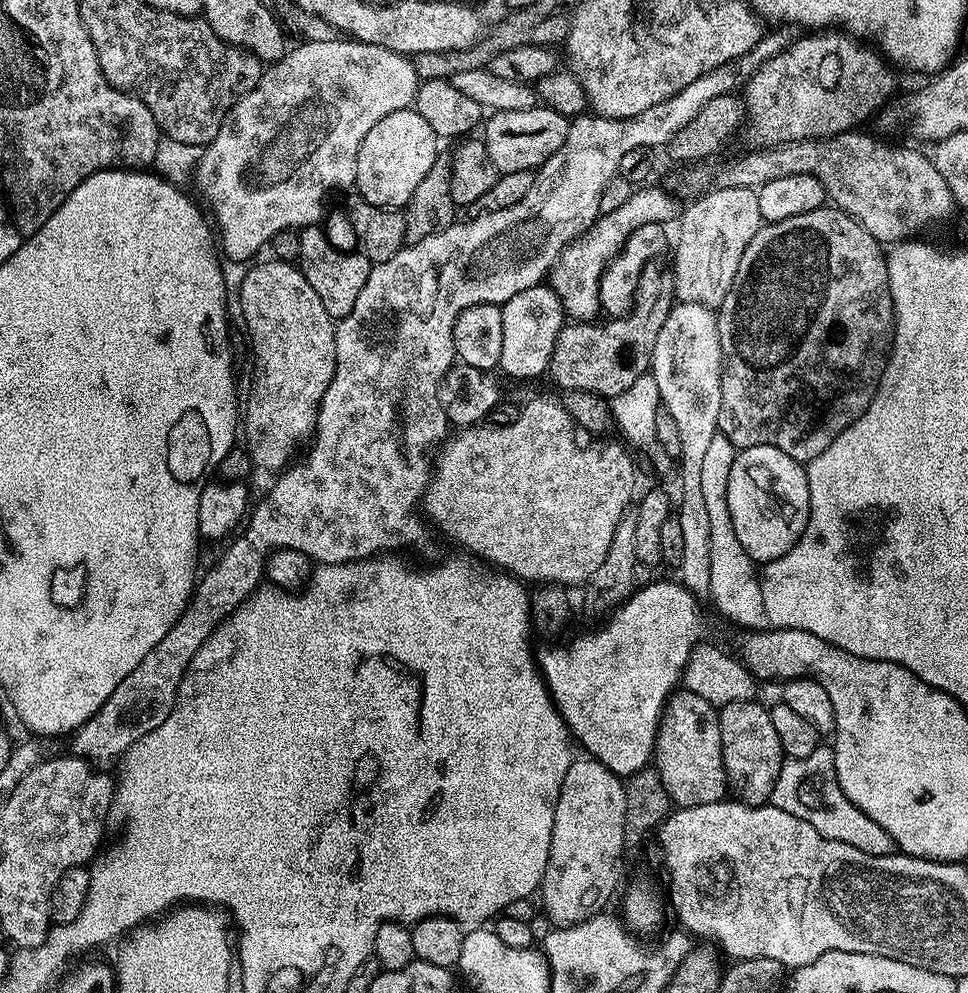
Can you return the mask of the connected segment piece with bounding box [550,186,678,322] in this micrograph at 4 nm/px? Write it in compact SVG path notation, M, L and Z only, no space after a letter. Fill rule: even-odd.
M637 187L626 200L626 204L618 206L618 210L605 212L591 224L578 239L567 244L563 253L556 260L550 273L550 286L558 294L565 313L576 322L592 322L597 319L596 312L600 306L600 279L607 270L609 262L622 250L626 238L638 226L647 224L667 225L668 220L675 221L678 216L677 201L673 193L660 188ZM676 203L676 204L675 204Z

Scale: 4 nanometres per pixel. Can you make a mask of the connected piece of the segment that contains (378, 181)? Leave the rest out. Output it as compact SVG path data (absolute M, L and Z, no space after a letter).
M411 107L386 114L386 118L382 118L378 126L372 127L366 138L362 138L362 146L358 150L355 191L366 202L379 208L403 209L418 187L418 182L422 182L430 166L434 166L438 155L436 144L438 137L434 130L430 130L426 118Z

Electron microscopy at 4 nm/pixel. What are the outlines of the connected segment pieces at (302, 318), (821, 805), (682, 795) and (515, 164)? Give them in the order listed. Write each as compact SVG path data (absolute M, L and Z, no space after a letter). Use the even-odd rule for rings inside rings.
M268 258L265 264L255 264L253 263L247 269L245 281L242 282L240 292L242 314L244 315L242 324L244 328L248 327L248 336L252 339L252 356L256 359L256 381L252 384L252 393L248 396L248 405L245 408L243 405L242 408L242 436L243 439L244 436L248 439L246 447L248 453L252 456L252 463L257 469L276 468L275 470L283 470L288 467L290 461L297 455L295 444L299 440L307 441L312 433L316 431L316 415L320 409L322 398L326 394L326 386L330 386L336 369L336 324L332 316L326 314L326 306L322 306L321 300L318 299L318 294L314 294L314 286L310 286L310 282L306 282L303 272L300 271L296 264L286 264L284 261L275 258Z
M821 746L810 754L810 758L785 759L778 782L774 782L770 803L778 810L786 810L786 814L794 814L794 818L802 818L802 822L810 822L810 826L826 838L846 842L846 846L854 846L854 850L862 850L862 854L885 855L886 837L882 826L878 826L874 818L866 818L866 814L862 814L862 810L842 794L832 753L831 747Z
M677 690L669 696L664 705L664 713L660 716L660 729L656 735L654 769L676 808L706 806L706 802L718 802L729 795L728 779L722 762L722 734L717 705L706 702L706 698L698 698L698 694L687 690Z
M543 106L530 110L502 110L487 117L482 128L482 139L497 173L516 170L536 172L564 145L569 123L569 117Z

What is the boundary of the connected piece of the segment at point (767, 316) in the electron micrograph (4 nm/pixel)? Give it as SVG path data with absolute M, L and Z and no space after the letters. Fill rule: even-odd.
M835 206L810 210L810 214L797 214L782 222L765 223L758 234L750 238L750 246L746 246L746 254L742 254L742 262L738 262L738 274L734 274L730 294L726 294L726 298L720 303L716 316L723 360L722 400L717 422L719 435L725 436L737 450L750 446L774 446L782 450L782 454L790 454L790 458L795 460L813 460L818 458L818 454L822 454L822 450L826 450L826 446L830 446L830 442L834 442L834 438L838 438L838 434L846 431L867 408L871 408L872 399L888 365L888 357L892 355L896 311L890 292L885 249L853 216L847 216L841 208Z

